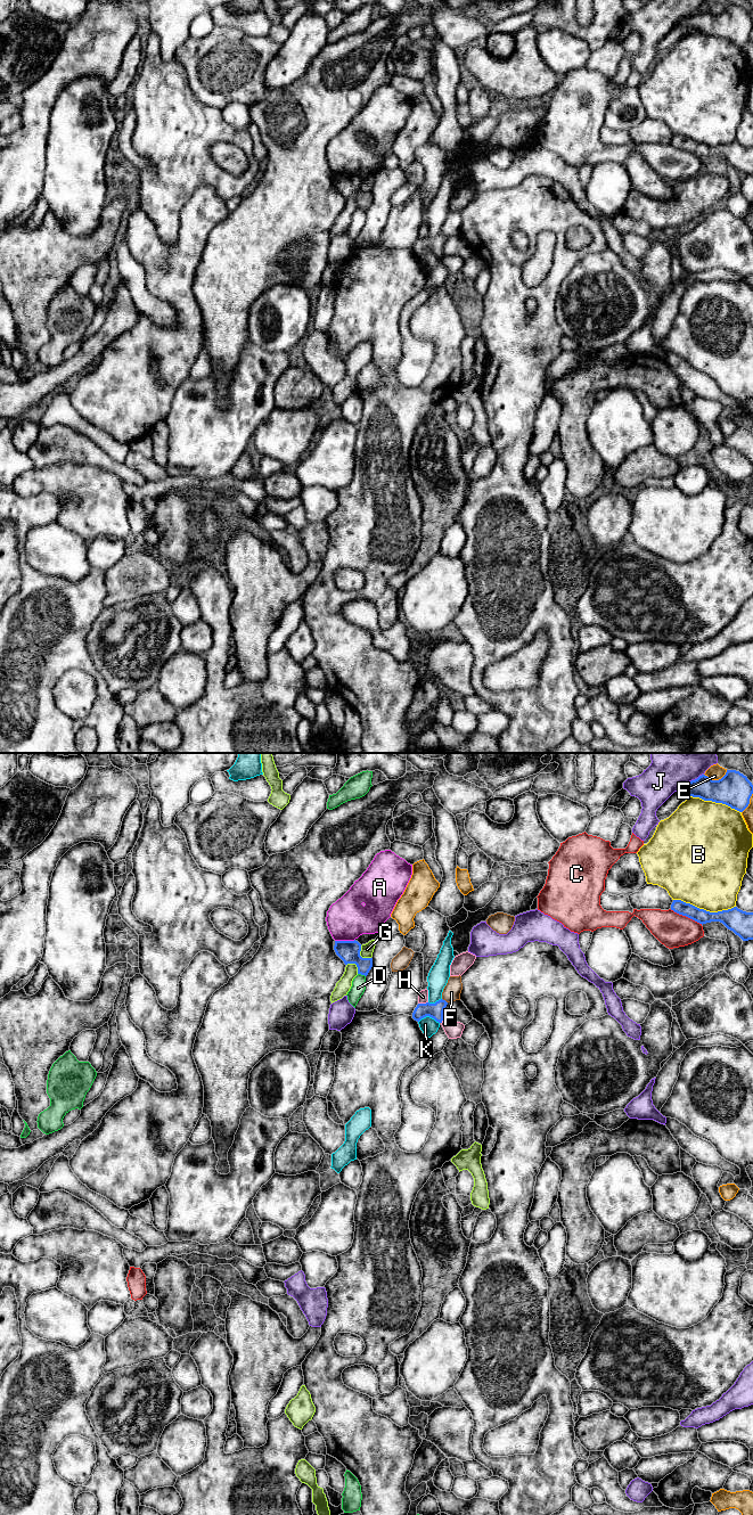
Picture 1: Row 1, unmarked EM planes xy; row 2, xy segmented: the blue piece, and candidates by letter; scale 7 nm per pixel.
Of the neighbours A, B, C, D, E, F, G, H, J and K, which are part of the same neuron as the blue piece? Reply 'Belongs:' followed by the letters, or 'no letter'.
Belongs: no letter

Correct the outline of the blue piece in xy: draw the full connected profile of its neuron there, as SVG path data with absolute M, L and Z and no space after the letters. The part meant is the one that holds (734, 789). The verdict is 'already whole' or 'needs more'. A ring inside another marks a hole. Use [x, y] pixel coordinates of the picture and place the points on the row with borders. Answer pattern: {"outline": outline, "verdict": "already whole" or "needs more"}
{"outline": "M727 770L719 780L712 780L702 775L682 786L689 796L704 801L722 803L743 812L750 804L753 785L746 776L736 770Z", "verdict": "already whole"}

